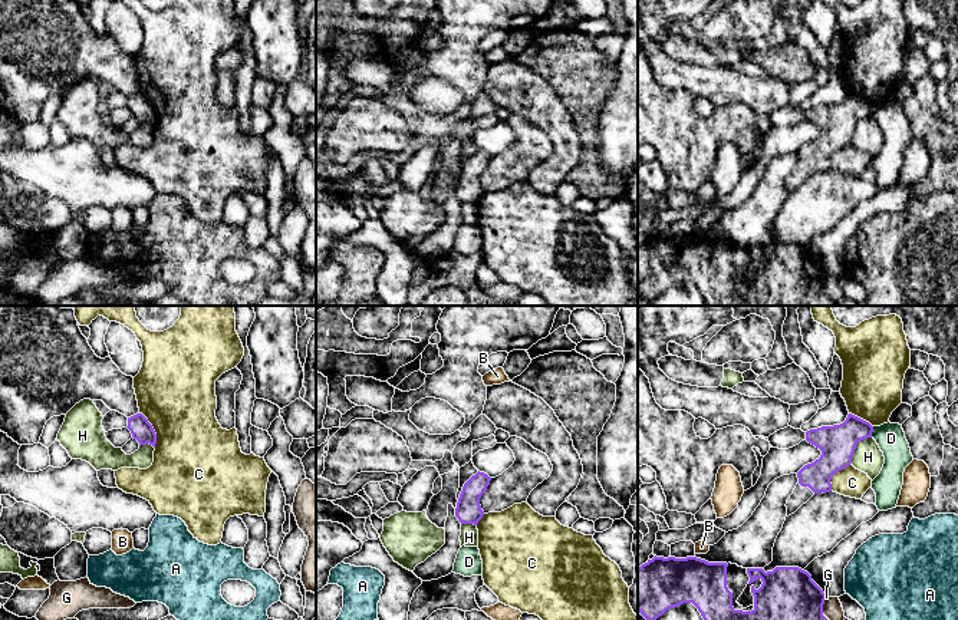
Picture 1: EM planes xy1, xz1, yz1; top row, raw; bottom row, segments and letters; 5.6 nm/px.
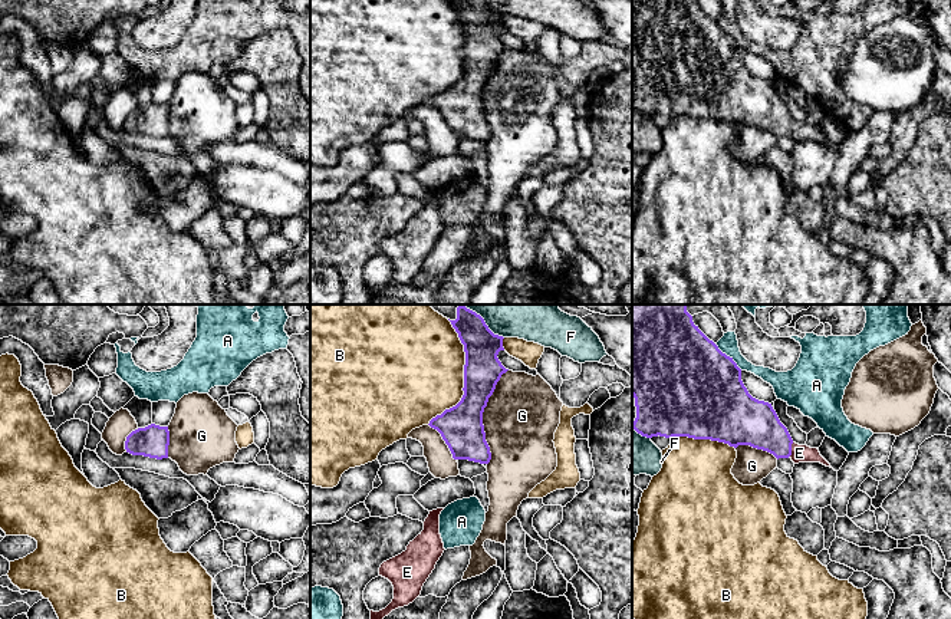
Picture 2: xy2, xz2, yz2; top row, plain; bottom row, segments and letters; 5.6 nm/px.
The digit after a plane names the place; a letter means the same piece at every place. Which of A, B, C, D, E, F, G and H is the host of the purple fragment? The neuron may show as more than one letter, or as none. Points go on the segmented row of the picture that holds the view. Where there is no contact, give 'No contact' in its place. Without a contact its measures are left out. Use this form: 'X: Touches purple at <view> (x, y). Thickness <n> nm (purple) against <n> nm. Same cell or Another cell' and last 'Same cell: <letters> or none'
A: Touches purple at yz2 (729, 356). Thickness 500 nm (purple) against 110 nm. Another cell
B: Touches purple at xz2 (464, 377). Thickness 200 nm (purple) against 500 nm. Another cell
C: Touches purple at xy1 (152, 429). Thickness 120 nm (purple) against 440 nm. Another cell
D: Touches purple at yz1 (872, 431). Thickness 200 nm (purple) against 160 nm. Another cell
E: Touches purple at yz2 (790, 450). Thickness 260 nm (purple) against 100 nm. Same cell
F: Touches purple at xz2 (483, 320). Thickness 200 nm (purple) against 360 nm. Another cell
G: Touches purple at xz2 (481, 417). Thickness 240 nm (purple) against 420 nm. Another cell
H: Touches purple at yz1 (855, 448). Thickness 200 nm (purple) against 160 nm. Another cell
Same cell: E

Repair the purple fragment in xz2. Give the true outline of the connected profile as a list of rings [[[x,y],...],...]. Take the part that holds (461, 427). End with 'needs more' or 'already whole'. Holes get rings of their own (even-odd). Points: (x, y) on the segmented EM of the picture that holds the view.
[[[464,304],[457,307],[457,319],[450,320],[465,352],[464,395],[461,401],[430,421],[448,445],[454,460],[488,464],[490,447],[486,441],[483,412],[488,398],[506,369],[497,355],[503,336],[494,335],[484,319]]]; already whole

